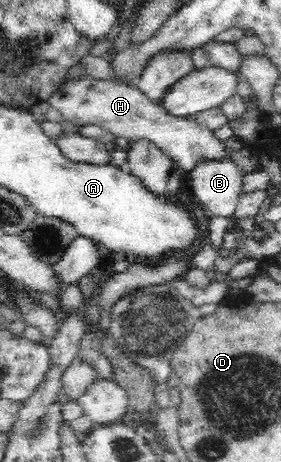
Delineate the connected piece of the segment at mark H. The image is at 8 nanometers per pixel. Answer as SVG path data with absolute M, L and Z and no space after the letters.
M85 75L74 79L67 80L63 85L47 100L56 110L60 111L62 120L68 120L74 123L74 126L84 126L85 124L98 125L102 129L109 130L117 137L122 136L127 139L145 138L153 142L158 148L164 151L175 163L180 170L191 172L200 161L230 161L240 169L242 178L246 174L254 174L256 164L259 164L259 157L256 149L243 146L239 152L226 154L224 141L218 140L212 131L201 127L193 118L177 117L170 114L162 105L154 105L152 101L144 96L144 93L135 86L118 85L114 81L98 80Z

